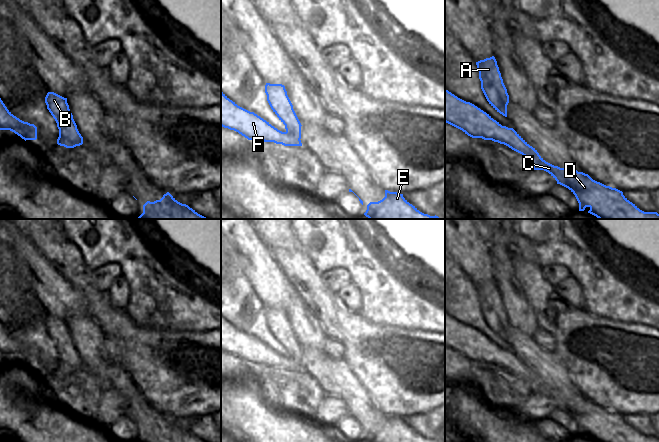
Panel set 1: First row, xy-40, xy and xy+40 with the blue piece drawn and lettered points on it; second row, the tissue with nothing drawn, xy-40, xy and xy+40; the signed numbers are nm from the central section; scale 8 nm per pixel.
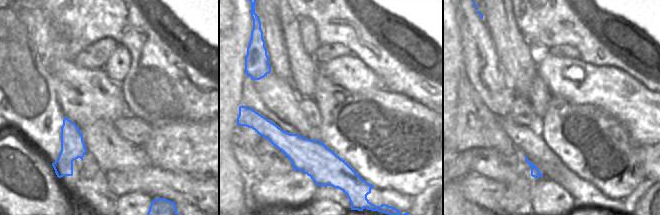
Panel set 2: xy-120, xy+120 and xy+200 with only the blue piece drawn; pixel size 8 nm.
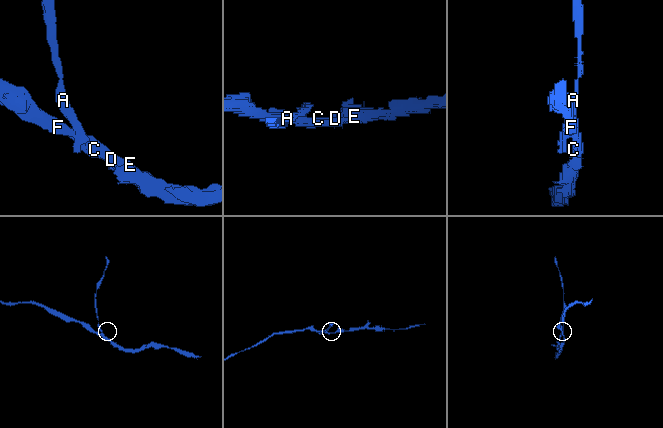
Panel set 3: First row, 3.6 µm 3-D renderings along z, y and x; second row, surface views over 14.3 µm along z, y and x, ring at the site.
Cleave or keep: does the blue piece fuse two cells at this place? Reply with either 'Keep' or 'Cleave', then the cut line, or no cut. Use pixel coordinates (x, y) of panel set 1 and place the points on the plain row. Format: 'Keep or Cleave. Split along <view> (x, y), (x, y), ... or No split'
Cleave. Split along xy (286, 354), (299, 363)

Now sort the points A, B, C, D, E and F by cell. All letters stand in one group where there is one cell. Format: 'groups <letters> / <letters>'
groups A B / C D E F

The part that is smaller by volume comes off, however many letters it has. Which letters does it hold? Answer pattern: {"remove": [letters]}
{"remove": ["A", "B"]}

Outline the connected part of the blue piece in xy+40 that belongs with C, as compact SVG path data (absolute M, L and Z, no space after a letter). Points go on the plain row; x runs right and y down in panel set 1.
M445 313L445 346L462 354L465 358L472 362L482 362L484 364L492 364L494 366L498 366L500 368L504 368L511 372L512 374L522 378L526 382L529 383L531 388L533 389L533 394L544 394L548 396L556 405L557 408L560 408L566 412L568 412L576 421L579 427L579 435L584 435L586 431L589 431L590 434L588 437L596 440L597 442L659 442L659 438L657 436L644 436L640 434L635 428L630 426L624 419L623 416L612 412L610 410L606 410L600 406L593 404L588 398L583 396L578 396L574 392L560 392L558 390L554 390L548 386L546 386L537 376L535 372L530 370L513 352L508 352L506 350L502 350L499 346L494 344L489 338L475 330L470 326L466 326L448 314Z

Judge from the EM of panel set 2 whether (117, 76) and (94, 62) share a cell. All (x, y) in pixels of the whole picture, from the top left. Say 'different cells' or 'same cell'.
different cells

